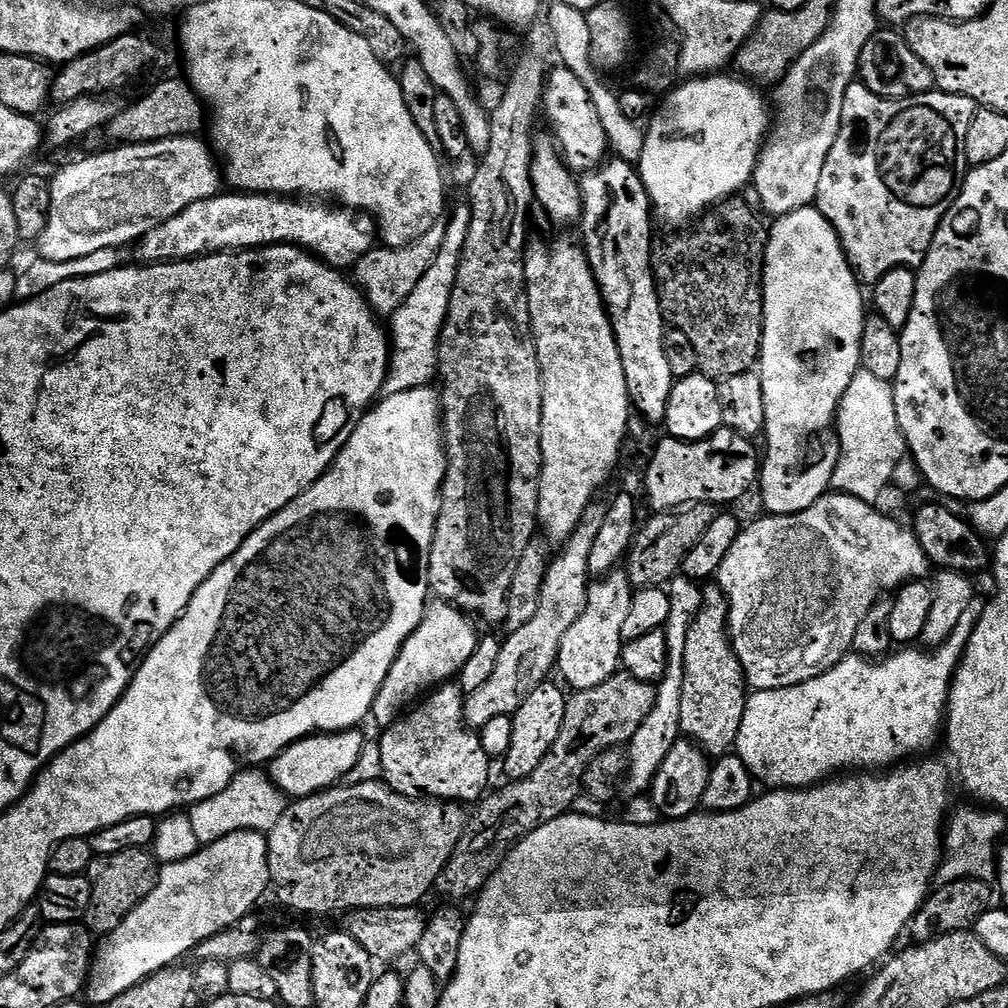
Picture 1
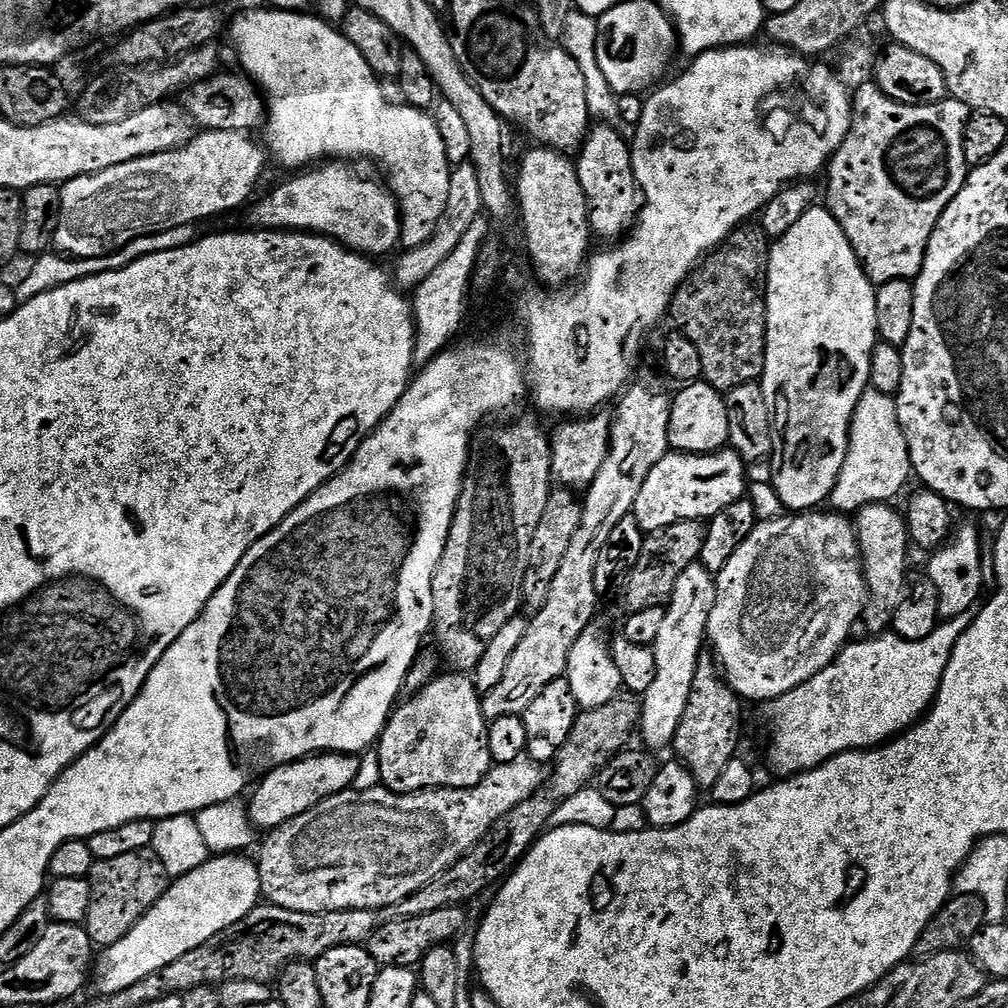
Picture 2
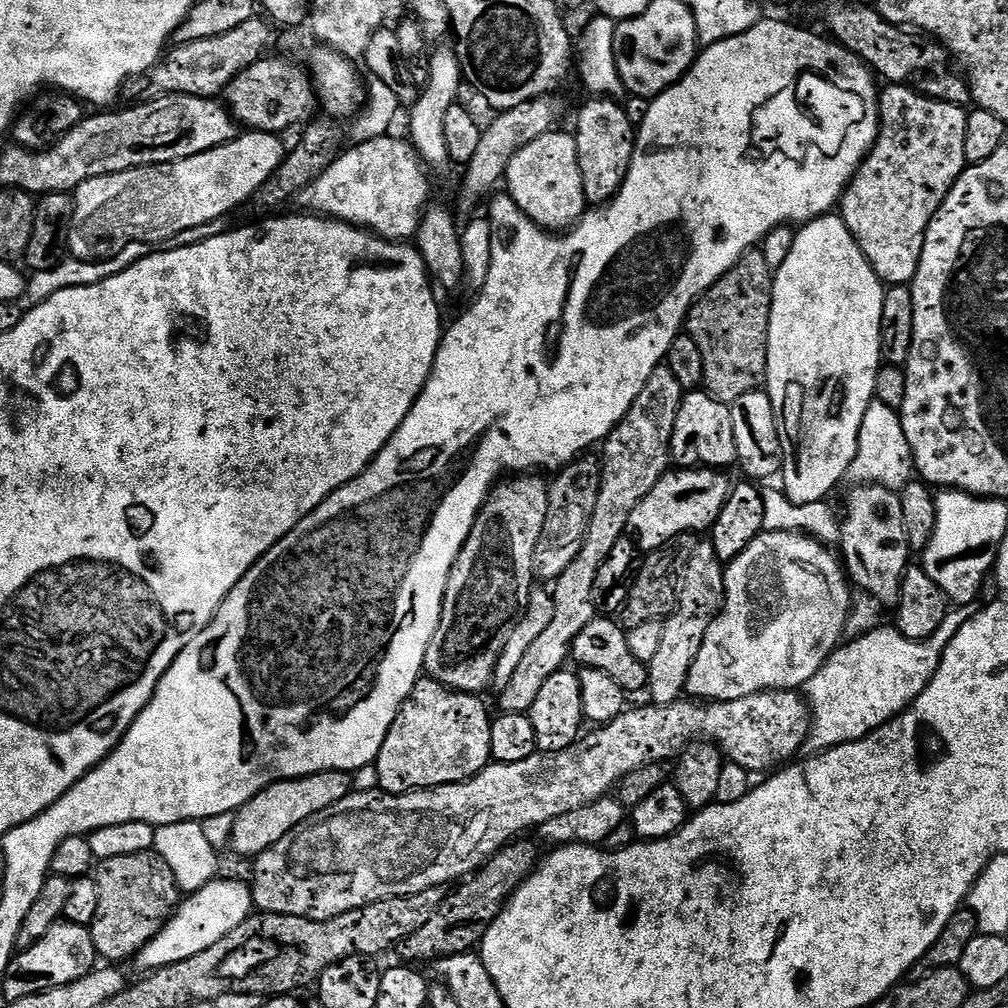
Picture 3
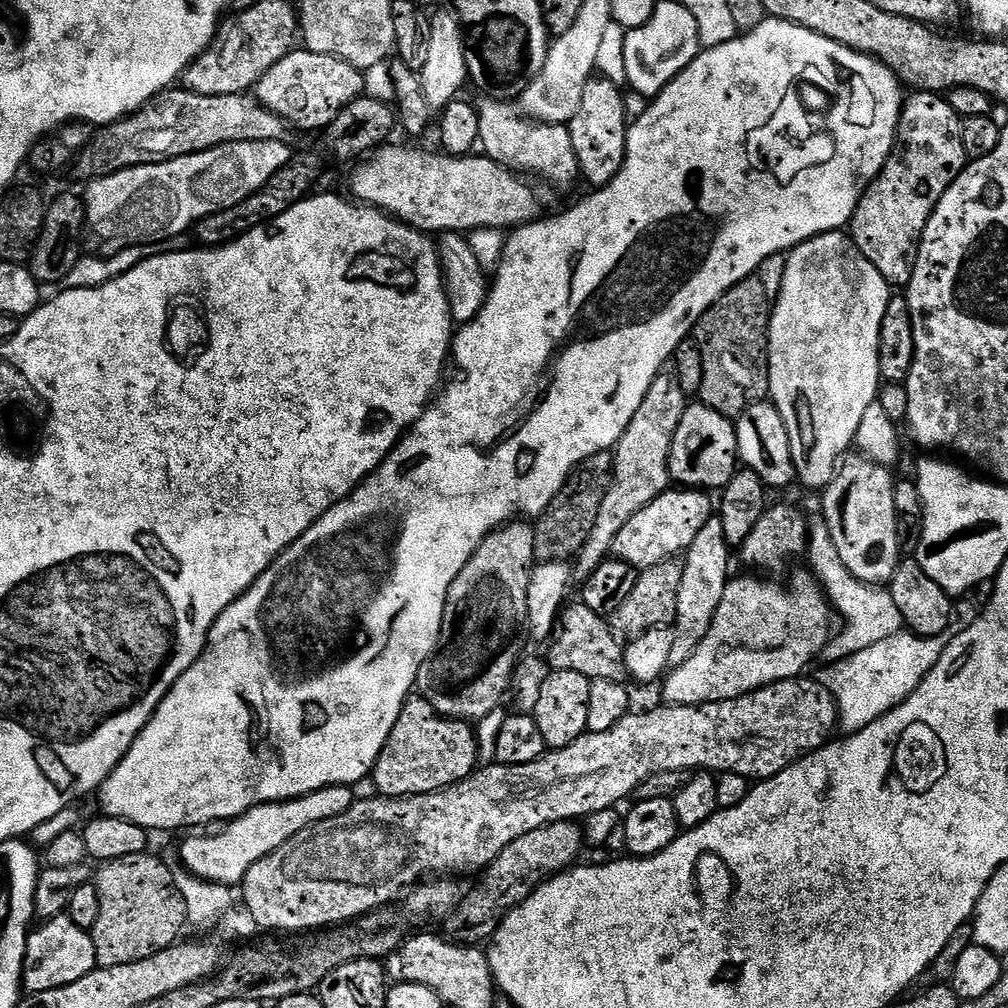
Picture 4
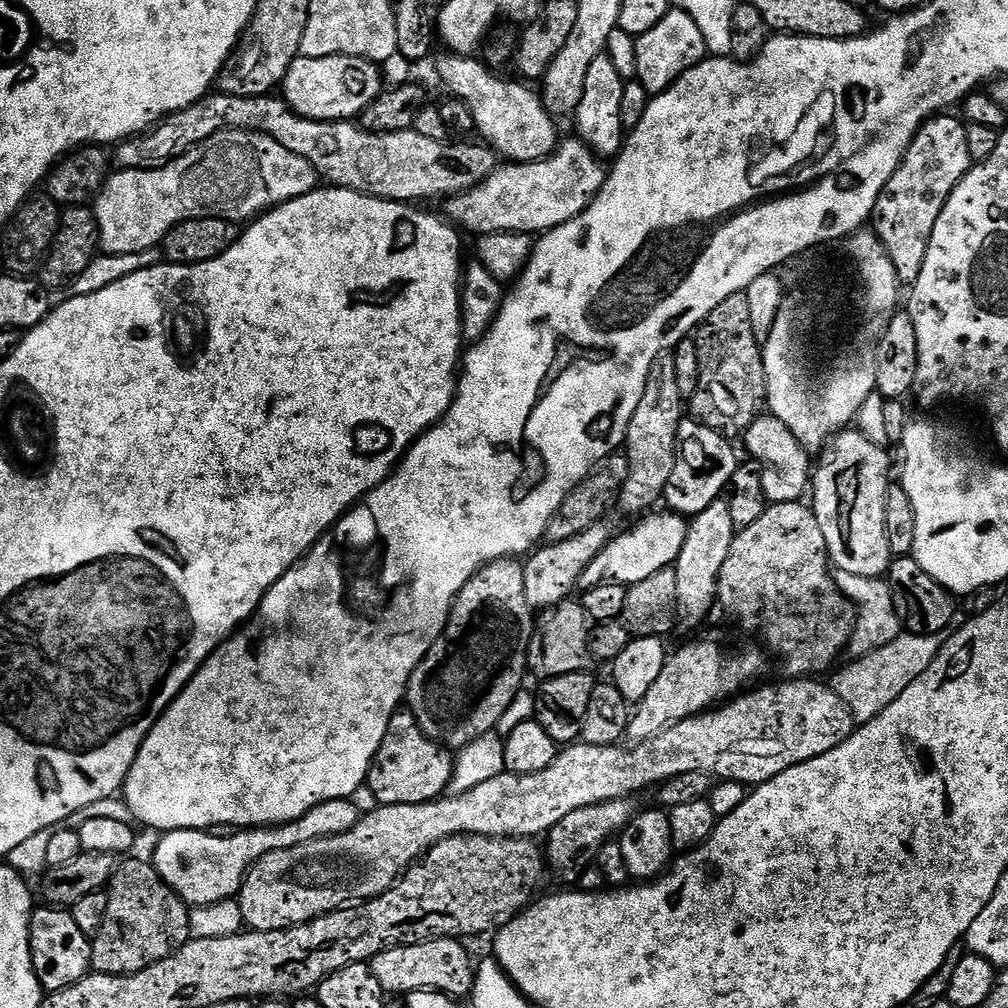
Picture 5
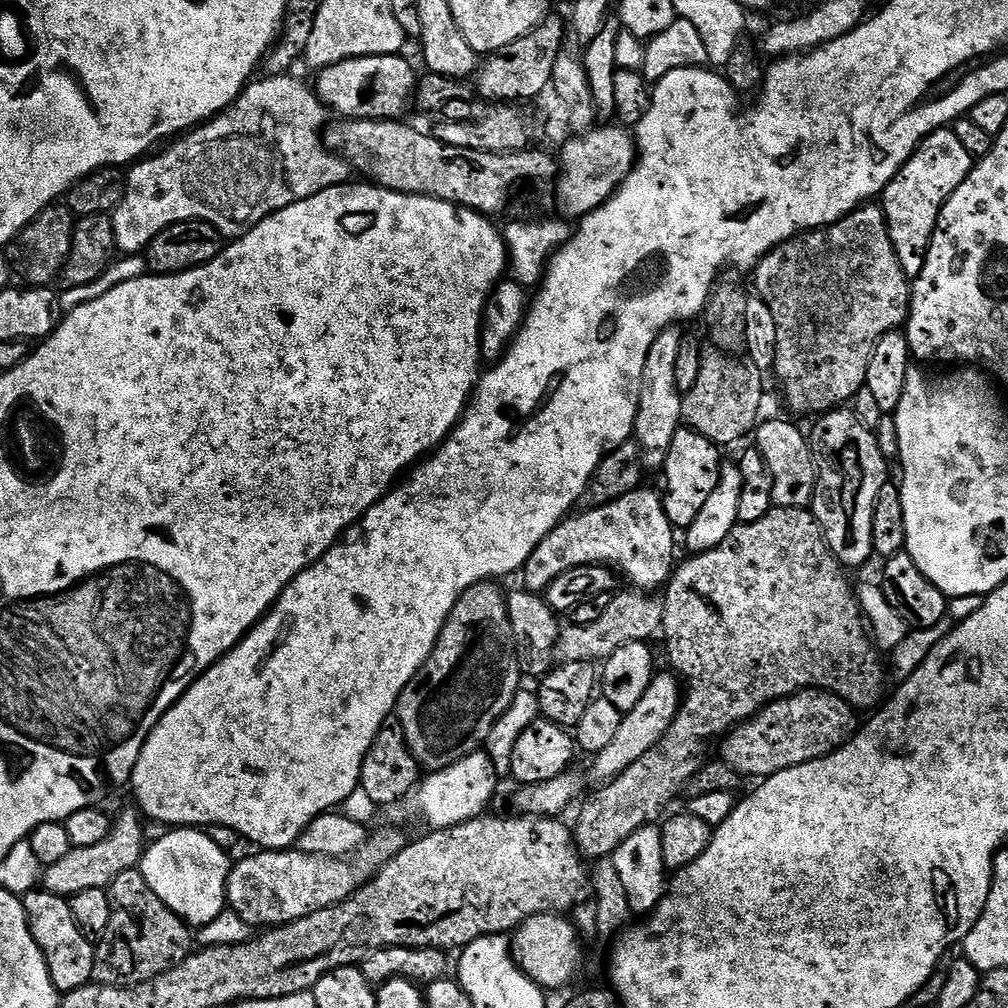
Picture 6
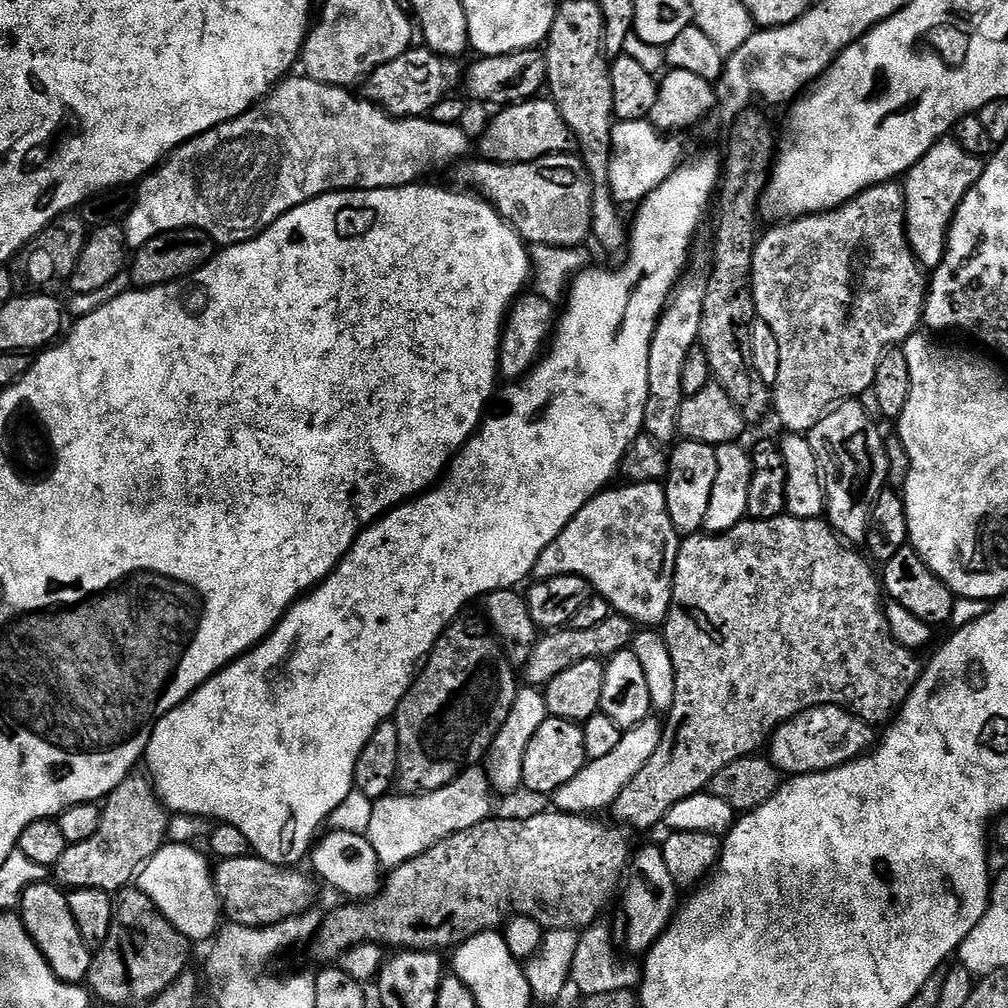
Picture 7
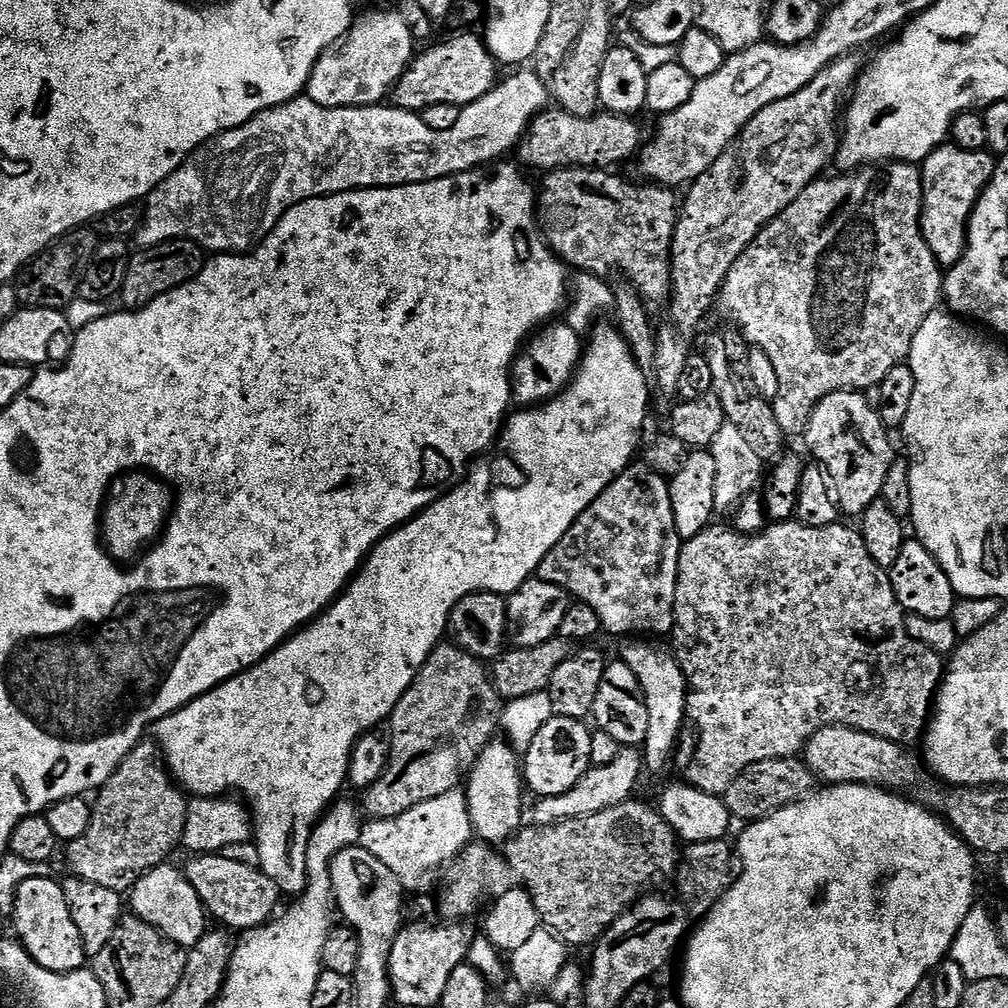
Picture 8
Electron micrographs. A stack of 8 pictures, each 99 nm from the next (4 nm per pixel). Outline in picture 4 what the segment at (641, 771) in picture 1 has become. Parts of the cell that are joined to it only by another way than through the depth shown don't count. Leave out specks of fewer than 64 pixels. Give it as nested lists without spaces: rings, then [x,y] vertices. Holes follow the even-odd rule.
[[[719,518],[708,520],[683,557],[684,573],[682,586],[678,590],[678,614],[672,632],[669,665],[679,666],[687,662],[710,630],[712,620],[716,617],[716,611],[722,602],[722,594],[730,579],[728,552],[730,552],[730,546],[726,542],[722,522]]]

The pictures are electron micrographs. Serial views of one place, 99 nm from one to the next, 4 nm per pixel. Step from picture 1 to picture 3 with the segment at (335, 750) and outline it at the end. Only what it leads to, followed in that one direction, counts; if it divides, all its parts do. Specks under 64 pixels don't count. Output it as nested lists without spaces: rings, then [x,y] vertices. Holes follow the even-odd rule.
[[[323,772],[313,776],[303,776],[297,780],[279,780],[262,789],[250,802],[246,802],[235,813],[232,822],[232,839],[230,848],[240,856],[255,858],[265,852],[278,838],[290,834],[294,826],[298,826],[306,818],[334,806],[334,802],[342,802],[348,793],[353,791],[352,776],[346,772]]]

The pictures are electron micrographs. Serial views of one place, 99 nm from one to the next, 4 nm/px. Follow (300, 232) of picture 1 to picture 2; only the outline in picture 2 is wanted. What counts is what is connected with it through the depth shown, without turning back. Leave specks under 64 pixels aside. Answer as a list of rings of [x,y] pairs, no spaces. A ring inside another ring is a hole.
[[[324,162],[311,170],[293,175],[296,176],[293,180],[278,185],[273,192],[266,193],[260,201],[257,199],[251,205],[252,220],[256,223],[253,225],[266,232],[311,232],[327,236],[351,252],[359,252],[369,258],[380,258],[376,256],[384,256],[392,251],[395,253],[400,244],[400,202],[383,179],[375,180],[356,167],[360,166],[352,162]]]

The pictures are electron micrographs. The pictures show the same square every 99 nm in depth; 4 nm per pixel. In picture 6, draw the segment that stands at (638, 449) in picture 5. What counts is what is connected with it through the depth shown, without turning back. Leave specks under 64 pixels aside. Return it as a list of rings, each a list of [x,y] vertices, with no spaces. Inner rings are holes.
[[[673,326],[660,332],[654,346],[650,346],[650,354],[646,354],[646,370],[642,374],[644,386],[640,389],[634,439],[647,453],[649,469],[659,469],[663,465],[665,453],[674,442],[674,434],[682,427],[680,415],[684,398],[674,382],[674,366],[678,363],[678,346],[682,339],[682,332],[678,328]]]

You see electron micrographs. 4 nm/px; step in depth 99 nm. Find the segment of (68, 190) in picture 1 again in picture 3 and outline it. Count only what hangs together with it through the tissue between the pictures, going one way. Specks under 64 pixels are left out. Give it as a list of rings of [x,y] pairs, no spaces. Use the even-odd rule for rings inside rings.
[[[248,130],[235,140],[190,158],[131,168],[82,182],[72,196],[66,248],[75,259],[99,262],[115,256],[127,244],[160,246],[166,238],[174,238],[174,234],[227,217],[227,212],[259,193],[278,170],[286,155],[286,144],[280,140],[283,139],[271,132]]]

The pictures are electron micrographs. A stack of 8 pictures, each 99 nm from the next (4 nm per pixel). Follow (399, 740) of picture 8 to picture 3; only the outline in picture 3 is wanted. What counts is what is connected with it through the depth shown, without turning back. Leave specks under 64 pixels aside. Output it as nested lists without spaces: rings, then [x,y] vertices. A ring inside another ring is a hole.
[[[516,474],[489,491],[448,574],[436,633],[424,659],[424,672],[444,688],[480,694],[491,685],[506,633],[522,604],[520,588],[524,594],[533,591],[534,546],[542,535],[548,505],[548,484],[536,476]]]

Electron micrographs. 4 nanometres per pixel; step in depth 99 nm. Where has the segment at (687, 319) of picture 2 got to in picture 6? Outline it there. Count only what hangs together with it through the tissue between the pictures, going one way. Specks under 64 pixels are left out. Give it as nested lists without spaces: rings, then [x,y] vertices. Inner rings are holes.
[[[719,350],[711,351],[704,352],[702,374],[698,374],[694,390],[683,393],[680,419],[687,427],[702,434],[702,438],[710,438],[710,442],[717,446],[736,444],[743,436],[751,437],[761,419],[760,407],[764,404],[766,376],[750,362],[743,359],[740,361],[735,355]]]

